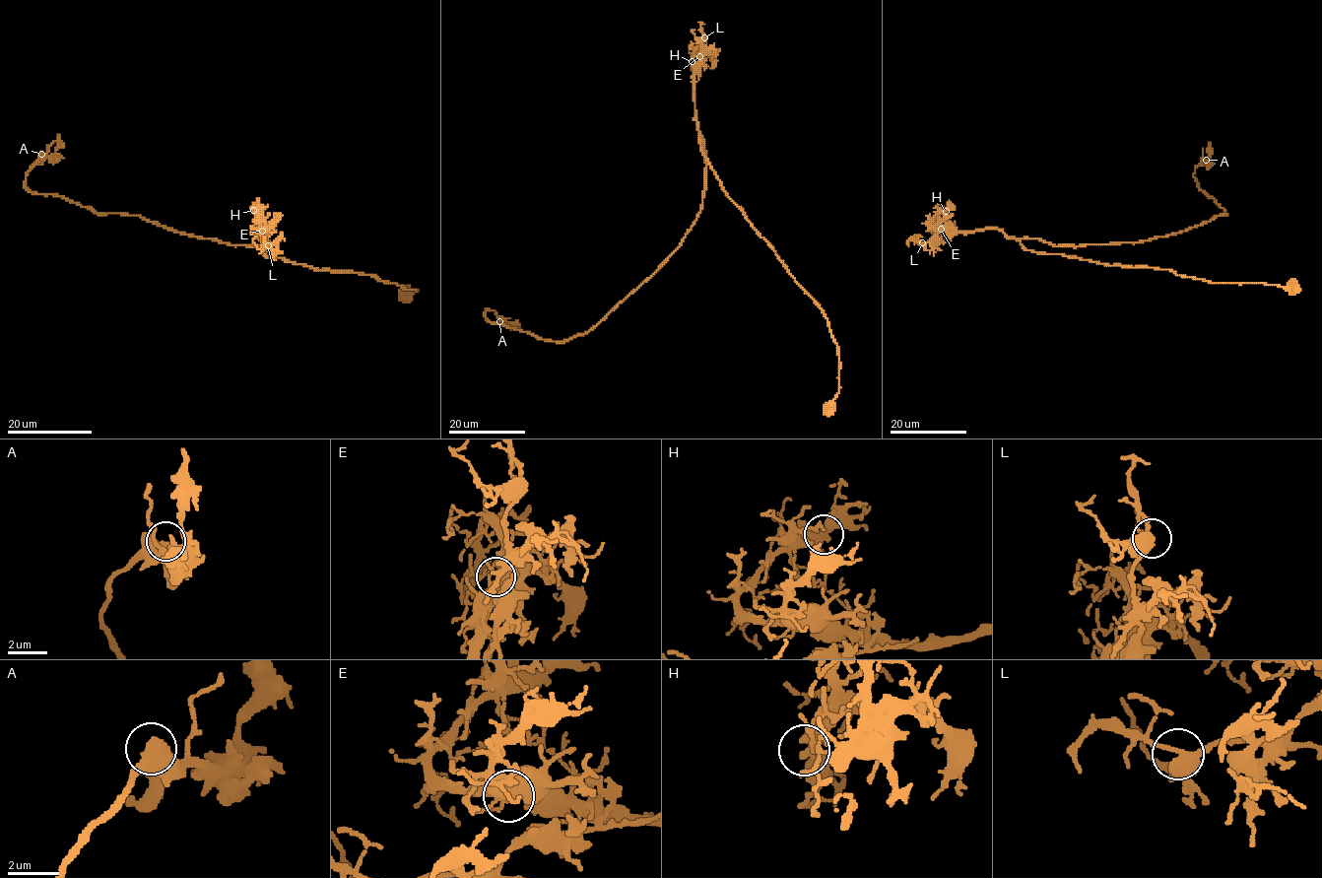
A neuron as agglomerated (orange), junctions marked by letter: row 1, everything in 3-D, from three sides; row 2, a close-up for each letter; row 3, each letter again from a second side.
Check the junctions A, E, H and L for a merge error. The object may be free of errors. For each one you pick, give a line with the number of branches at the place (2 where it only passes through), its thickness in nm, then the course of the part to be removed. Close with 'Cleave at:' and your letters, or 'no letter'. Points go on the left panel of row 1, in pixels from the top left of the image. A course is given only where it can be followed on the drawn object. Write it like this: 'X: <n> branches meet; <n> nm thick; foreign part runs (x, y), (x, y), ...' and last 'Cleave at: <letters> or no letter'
E: 3 branches meet; 420 nm thick; foreign part runs (261, 231), (268, 248)
Cleave at: E

